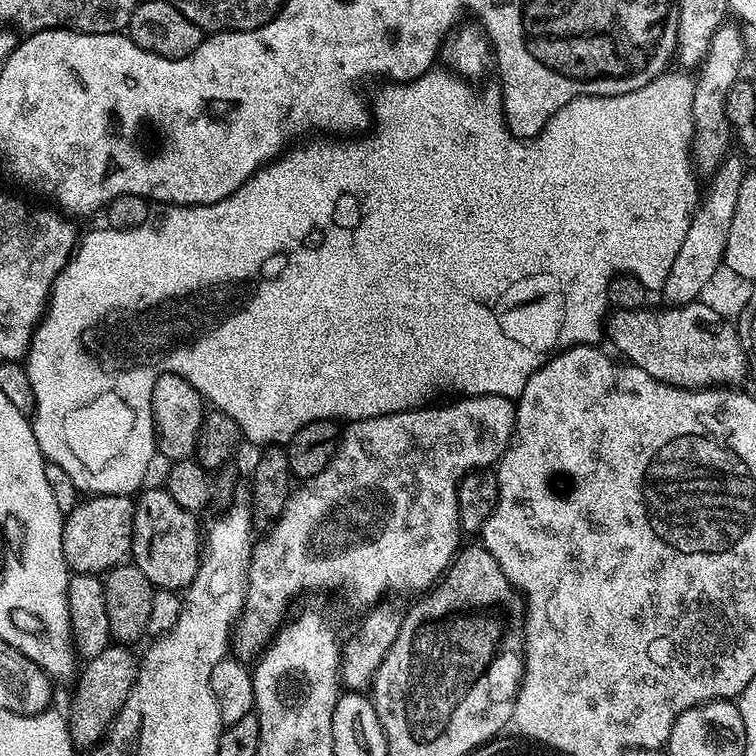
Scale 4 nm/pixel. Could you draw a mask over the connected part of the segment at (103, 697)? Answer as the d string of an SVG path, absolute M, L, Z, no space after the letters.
M116 642L106 650L102 650L102 654L91 657L85 663L88 664L85 668L83 665L82 673L78 678L80 685L77 686L76 697L72 700L72 716L67 717L72 743L81 749L91 749L105 739L112 721L126 702L136 681L138 667L138 656L135 656L131 650L133 650L131 647Z

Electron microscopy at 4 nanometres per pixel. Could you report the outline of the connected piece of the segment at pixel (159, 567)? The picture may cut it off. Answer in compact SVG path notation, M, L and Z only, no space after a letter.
M167 487L147 488L134 500L136 508L130 556L156 590L179 593L192 585L200 569L202 530L200 532L196 526L197 517L182 510L182 506L170 498Z

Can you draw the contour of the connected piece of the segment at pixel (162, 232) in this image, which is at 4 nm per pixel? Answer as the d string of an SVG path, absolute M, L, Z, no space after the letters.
M429 70L423 72L416 80L405 80L403 82L388 82L383 86L384 89L376 96L376 105L373 103L370 108L370 116L374 123L371 125L371 134L364 134L356 138L320 138L317 144L304 144L292 146L287 149L279 158L271 160L269 164L258 169L256 173L234 194L222 198L213 204L197 204L195 206L164 206L159 209L160 213L149 215L142 226L134 226L130 230L118 230L101 226L93 232L88 232L79 237L75 253L68 264L56 275L56 281L52 284L52 294L48 297L48 307L44 310L44 315L40 318L35 332L32 333L32 341L28 343L26 353L26 369L29 378L30 390L33 394L35 404L34 411L30 419L34 438L40 447L40 453L44 455L45 461L57 463L70 474L74 486L84 494L103 494L106 496L132 496L145 483L144 475L148 472L148 467L152 464L152 455L157 455L156 446L156 427L152 417L152 391L156 385L156 380L160 376L165 376L167 372L178 374L198 390L205 401L215 411L224 412L240 428L240 435L245 441L252 444L267 445L287 445L295 432L302 426L310 422L319 420L334 420L337 422L351 422L353 420L365 420L375 416L385 416L395 412L407 412L413 408L421 407L425 403L427 396L432 396L435 392L444 392L449 388L461 397L466 396L506 396L509 398L519 398L526 382L536 373L548 357L557 353L565 352L567 348L576 348L580 344L589 346L595 345L596 340L602 336L602 325L610 312L608 303L608 287L617 276L633 276L642 282L645 290L660 290L666 282L666 276L670 271L670 266L674 263L674 258L678 255L678 250L682 247L682 242L686 239L687 231L690 230L692 213L701 201L702 188L696 185L698 179L694 171L692 157L692 107L694 106L694 90L696 80L691 75L671 76L665 74L654 78L646 86L638 90L630 90L630 94L618 94L617 96L580 96L576 100L566 102L566 106L559 108L546 122L543 130L536 135L533 140L519 140L508 129L508 124L504 121L504 104L500 101L499 91L495 87L488 88L484 93L475 92L471 88L469 81L459 74L451 71L436 72Z

